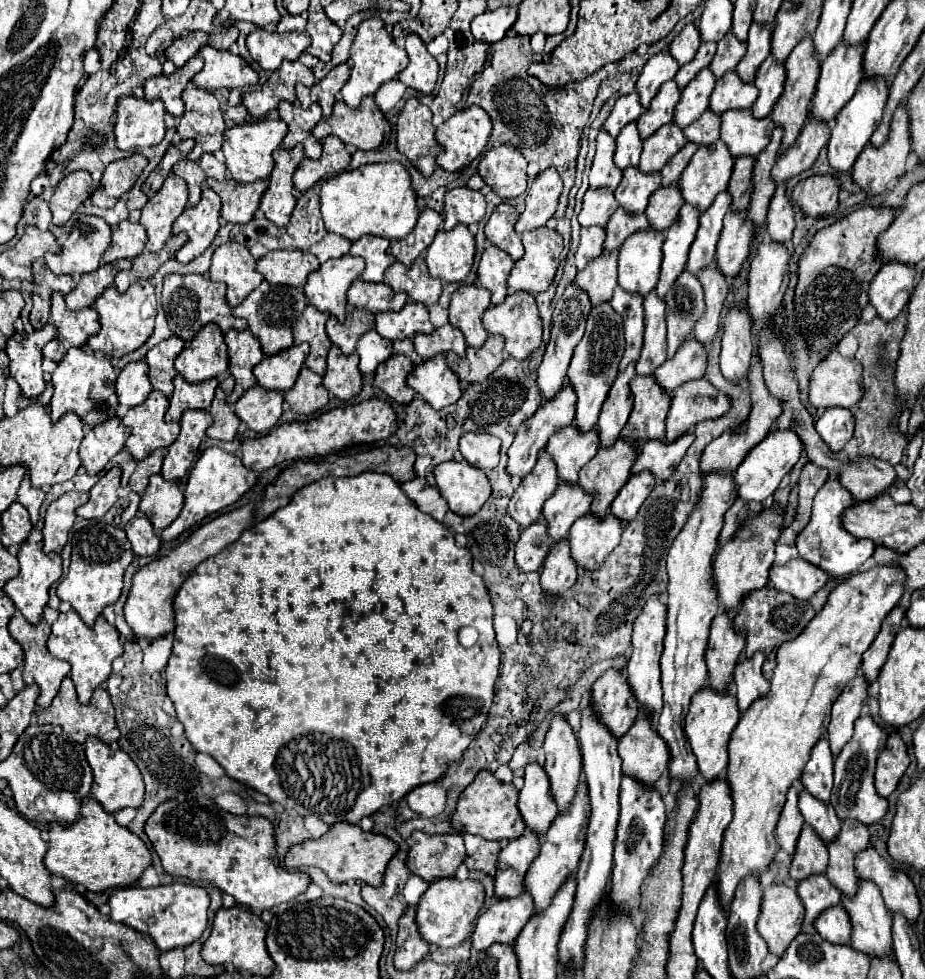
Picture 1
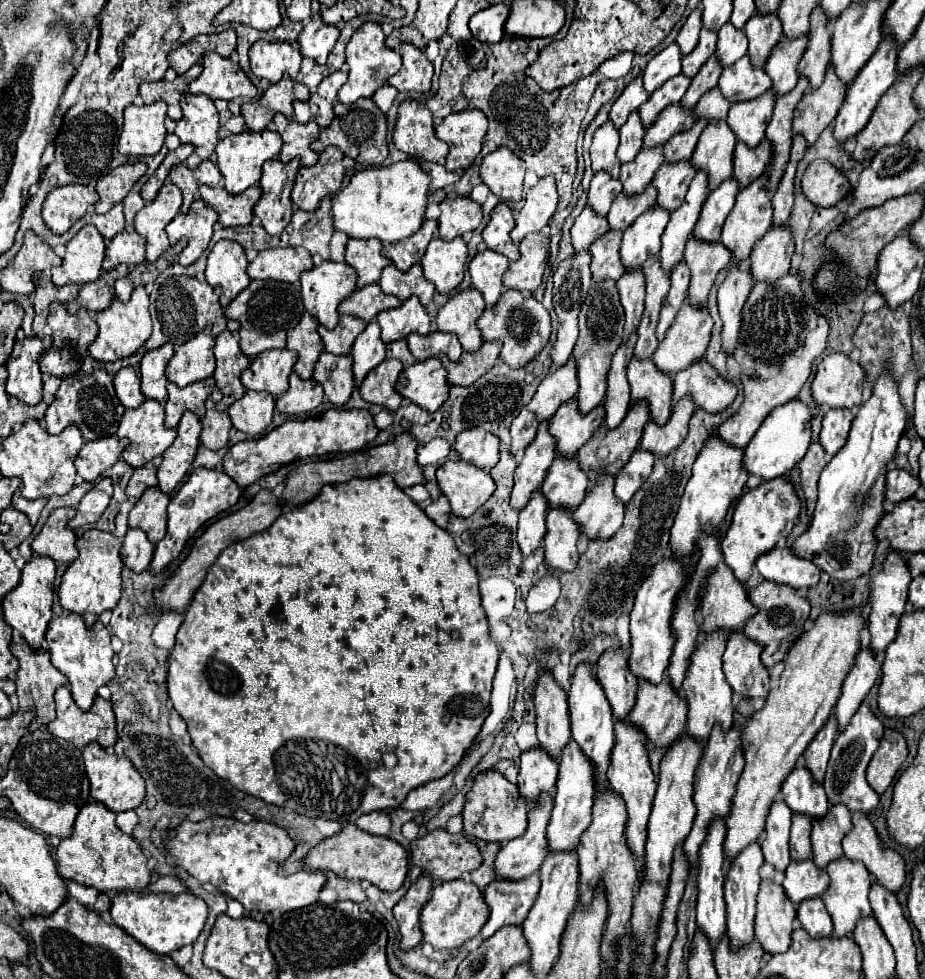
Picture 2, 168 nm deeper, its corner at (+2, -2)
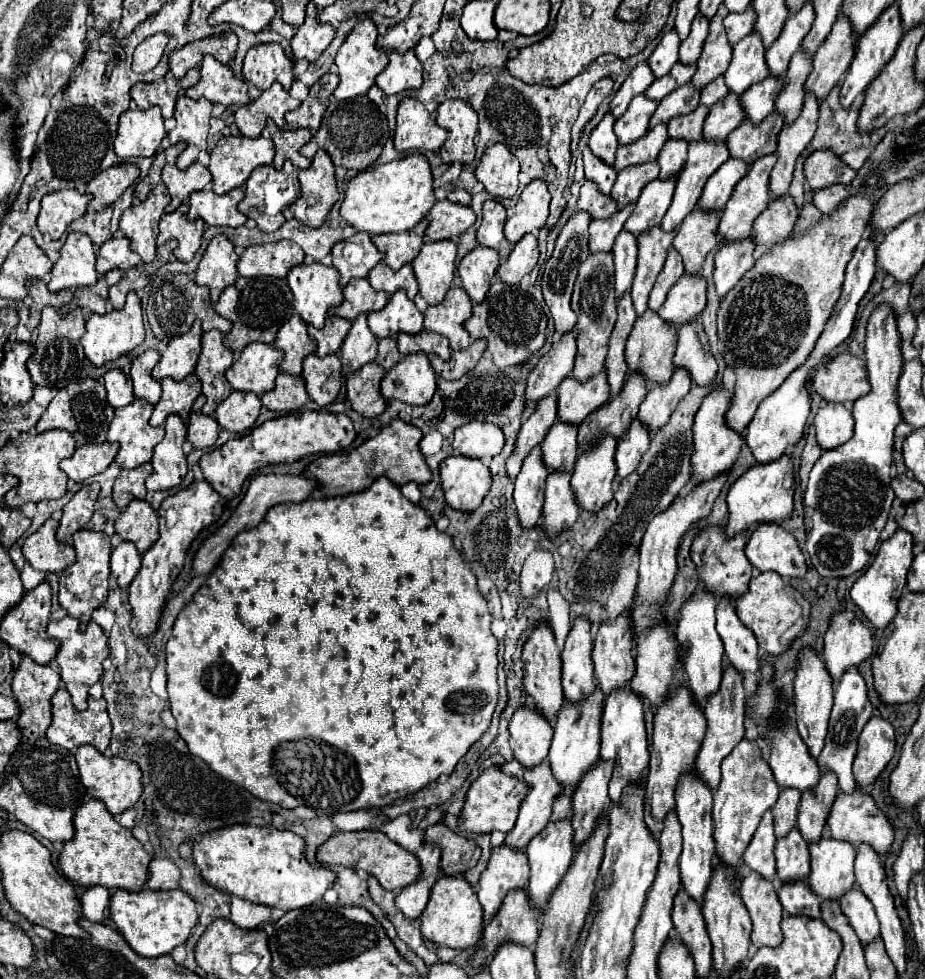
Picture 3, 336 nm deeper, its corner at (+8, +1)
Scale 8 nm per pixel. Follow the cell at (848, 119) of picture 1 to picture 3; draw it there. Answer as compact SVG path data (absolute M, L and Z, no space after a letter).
M893 4L877 18L877 22L857 42L857 52L855 52L853 62L851 62L851 66L847 70L847 76L845 76L843 84L841 84L839 102L841 102L843 108L851 108L855 104L855 100L869 88L869 84L883 72L887 62L893 58L901 38L903 38L903 28L901 28L901 18L899 18L899 6Z

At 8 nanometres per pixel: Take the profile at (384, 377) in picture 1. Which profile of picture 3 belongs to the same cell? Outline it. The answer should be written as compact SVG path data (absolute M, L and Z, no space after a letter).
M369 362L347 378L347 398L351 400L353 410L373 418L387 408L387 400L379 392L383 376L385 368L381 368L377 362Z

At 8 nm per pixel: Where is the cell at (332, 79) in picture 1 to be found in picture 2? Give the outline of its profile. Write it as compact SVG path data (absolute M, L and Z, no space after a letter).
M335 71L329 77L325 77L321 81L317 93L313 93L309 101L305 101L305 103L295 101L293 103L293 109L295 109L293 119L297 123L303 123L303 125L307 121L315 121L321 129L331 125L333 105L335 105L337 93L339 93L339 89L343 87L345 81L347 81L347 73L343 73L343 71Z

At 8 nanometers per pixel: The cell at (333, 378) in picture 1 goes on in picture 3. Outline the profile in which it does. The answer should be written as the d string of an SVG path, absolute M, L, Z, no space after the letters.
M311 354L303 360L303 378L307 382L309 398L319 406L331 404L341 388L341 360L339 354L329 354L319 358Z

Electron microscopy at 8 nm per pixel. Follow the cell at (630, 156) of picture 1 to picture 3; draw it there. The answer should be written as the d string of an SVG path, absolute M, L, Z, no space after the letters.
M643 94L633 98L627 112L615 120L615 134L619 144L637 142L643 134L647 134L649 118L655 108L657 108L657 102L647 100Z

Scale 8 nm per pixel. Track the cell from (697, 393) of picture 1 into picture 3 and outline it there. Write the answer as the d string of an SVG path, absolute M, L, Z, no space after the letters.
M691 322L677 332L675 368L685 368L697 386L711 386L717 380L717 362L709 352L709 342L701 322Z

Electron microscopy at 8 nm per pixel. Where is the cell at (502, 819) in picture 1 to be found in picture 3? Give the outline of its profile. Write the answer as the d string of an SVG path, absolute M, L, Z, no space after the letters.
M487 768L481 772L477 780L471 782L467 796L465 796L465 806L459 814L459 828L463 832L479 832L479 834L491 834L495 830L499 832L509 832L515 826L519 804L523 802L525 794L529 792L529 786L515 776L505 776L499 768Z

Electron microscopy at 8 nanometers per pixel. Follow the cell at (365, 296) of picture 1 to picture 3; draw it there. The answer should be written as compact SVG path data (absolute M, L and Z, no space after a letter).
M353 280L343 288L343 304L335 306L329 310L331 316L341 316L347 320L355 320L359 314L363 312L373 312L377 310L375 302L379 292L371 288L371 284L367 280Z

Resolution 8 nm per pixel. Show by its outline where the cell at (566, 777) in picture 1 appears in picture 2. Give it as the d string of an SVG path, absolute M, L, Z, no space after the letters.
M551 671L539 675L533 703L537 711L537 739L539 745L559 759L561 749L571 741L567 693L555 681Z

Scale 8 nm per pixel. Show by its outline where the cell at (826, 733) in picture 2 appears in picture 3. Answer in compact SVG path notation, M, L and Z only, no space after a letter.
M805 648L799 654L799 668L795 672L795 712L797 712L797 730L803 738L803 742L809 748L809 754L817 758L823 750L825 736L827 736L827 724L829 724L829 714L833 708L833 680L829 678L829 672L825 670L825 664L817 658L817 654L809 648Z

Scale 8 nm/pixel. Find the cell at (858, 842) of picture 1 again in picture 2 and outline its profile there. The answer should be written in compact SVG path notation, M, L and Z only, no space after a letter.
M831 805L823 821L813 821L811 829L811 849L813 863L819 869L825 869L829 861L843 855L841 839L851 829L851 813L845 805Z

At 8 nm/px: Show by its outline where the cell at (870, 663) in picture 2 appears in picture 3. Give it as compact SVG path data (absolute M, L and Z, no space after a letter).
M837 612L825 634L825 666L837 684L849 668L859 668L873 652L871 630L863 626L853 612Z

